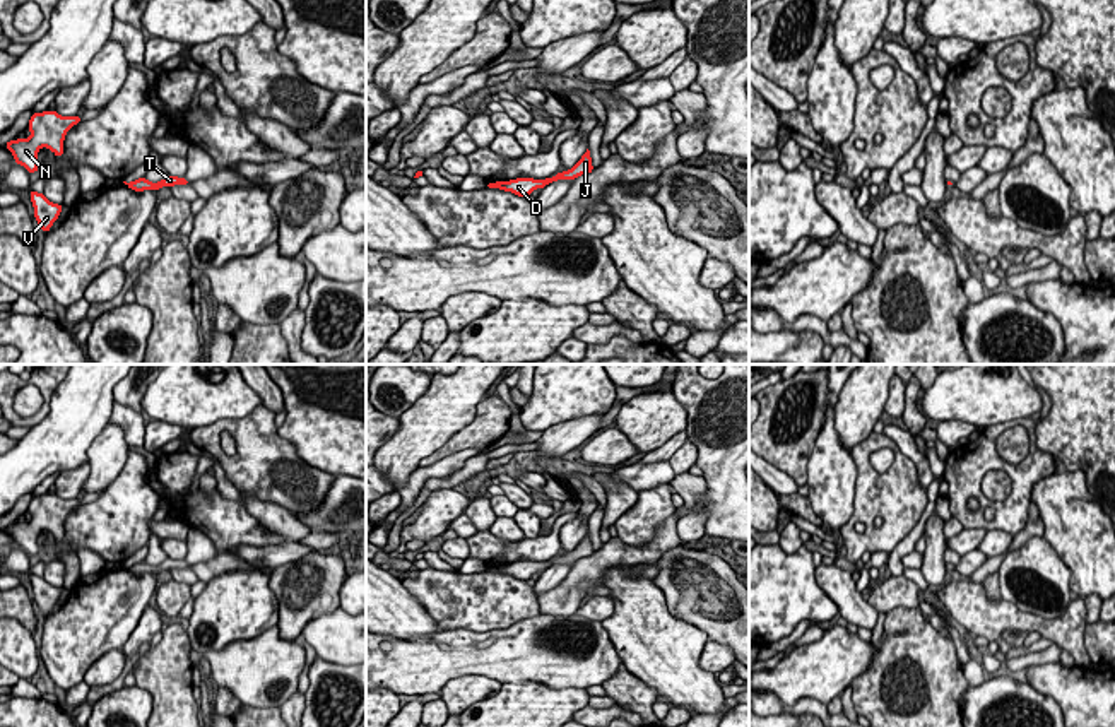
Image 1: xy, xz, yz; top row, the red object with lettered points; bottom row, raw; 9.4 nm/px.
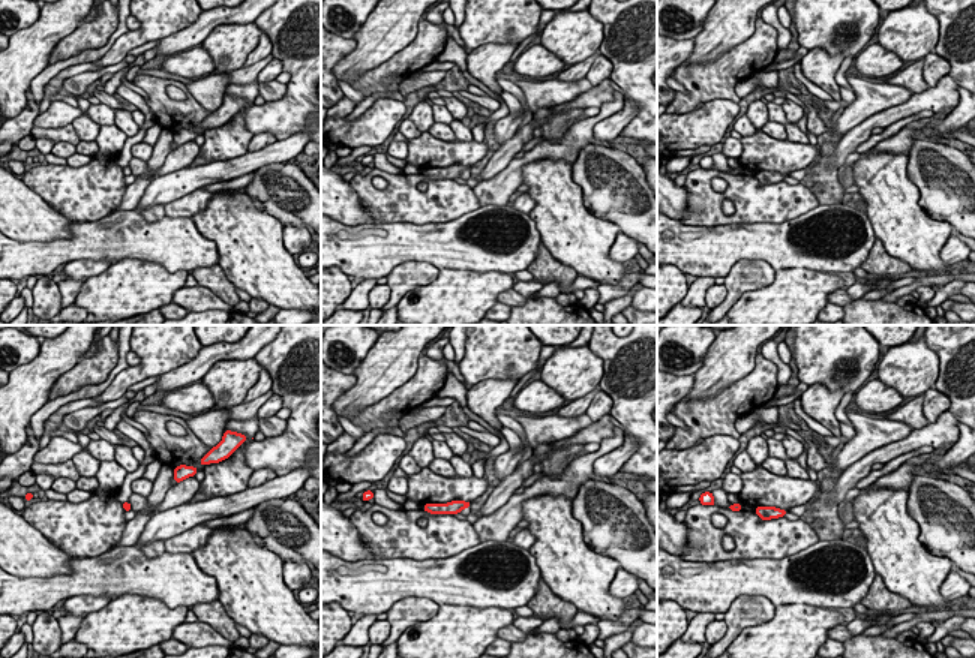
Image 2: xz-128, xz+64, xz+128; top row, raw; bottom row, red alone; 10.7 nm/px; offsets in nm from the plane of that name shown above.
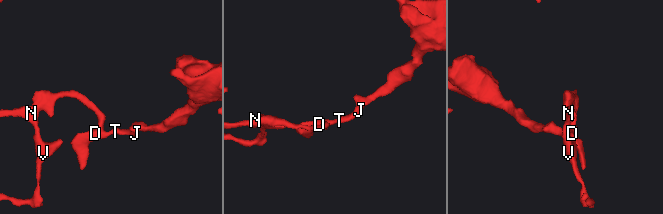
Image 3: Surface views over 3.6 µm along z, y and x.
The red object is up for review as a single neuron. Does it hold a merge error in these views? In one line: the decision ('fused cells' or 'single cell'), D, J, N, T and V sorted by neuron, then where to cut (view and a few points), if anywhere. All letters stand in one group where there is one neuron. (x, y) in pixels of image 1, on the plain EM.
single cell; D J N T V; no cut

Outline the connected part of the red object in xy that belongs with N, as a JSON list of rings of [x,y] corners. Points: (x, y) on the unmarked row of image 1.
[[[56,494],[32,496],[27,511],[29,522],[17,522],[5,527],[17,547],[24,549],[27,556],[36,556],[38,534],[48,530],[56,541],[63,539],[63,522],[67,515],[80,506],[80,499],[60,499]]]

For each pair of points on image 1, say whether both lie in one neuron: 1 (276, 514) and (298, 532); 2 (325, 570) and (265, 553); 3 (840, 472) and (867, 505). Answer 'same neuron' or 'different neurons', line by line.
1: same neuron
2: different neurons
3: different neurons

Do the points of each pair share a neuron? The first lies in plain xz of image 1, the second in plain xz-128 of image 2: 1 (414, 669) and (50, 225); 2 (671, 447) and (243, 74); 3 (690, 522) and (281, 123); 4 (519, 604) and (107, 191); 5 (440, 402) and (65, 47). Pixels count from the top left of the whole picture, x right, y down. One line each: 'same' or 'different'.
1: different
2: different
3: different
4: same
5: different

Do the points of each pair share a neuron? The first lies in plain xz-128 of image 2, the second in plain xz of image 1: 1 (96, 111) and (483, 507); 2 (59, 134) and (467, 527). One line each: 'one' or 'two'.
1: two
2: one

